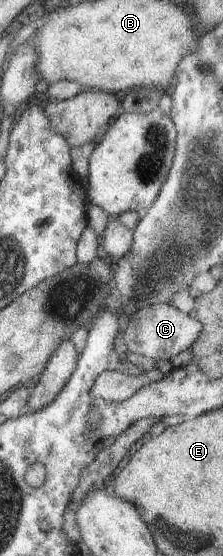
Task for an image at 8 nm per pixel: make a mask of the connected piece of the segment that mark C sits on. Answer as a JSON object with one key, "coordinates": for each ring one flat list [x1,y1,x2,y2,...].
{"coordinates":[[152,304,141,308,130,315,124,329,124,346,127,351,134,352,150,360,168,360,179,352,186,350,200,334,201,324,189,314,182,314,171,304]]}

